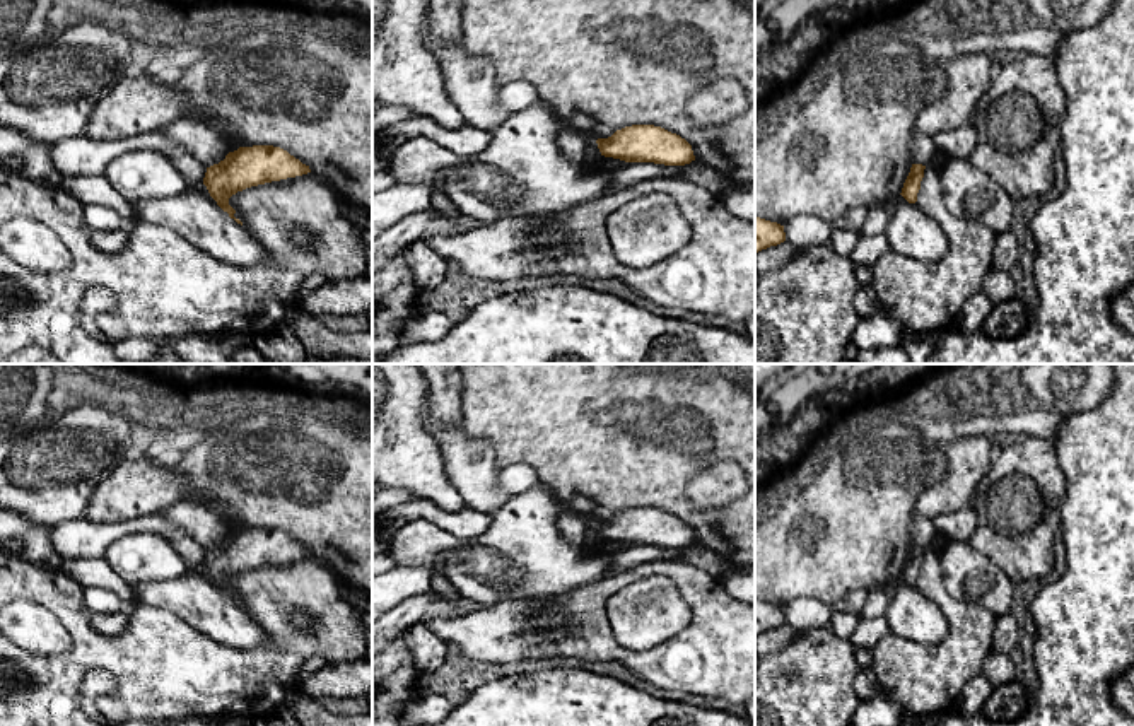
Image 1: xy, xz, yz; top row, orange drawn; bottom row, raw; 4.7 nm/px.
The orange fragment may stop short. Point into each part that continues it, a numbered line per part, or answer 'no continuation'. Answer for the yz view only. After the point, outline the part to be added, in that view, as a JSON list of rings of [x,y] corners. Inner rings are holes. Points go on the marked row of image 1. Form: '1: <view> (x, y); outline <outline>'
no continuation

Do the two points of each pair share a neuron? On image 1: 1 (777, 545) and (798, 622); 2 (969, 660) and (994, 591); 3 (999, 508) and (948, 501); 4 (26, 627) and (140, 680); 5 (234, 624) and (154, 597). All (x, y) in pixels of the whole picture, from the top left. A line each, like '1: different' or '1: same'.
1: different
2: different
3: different
4: different
5: same

